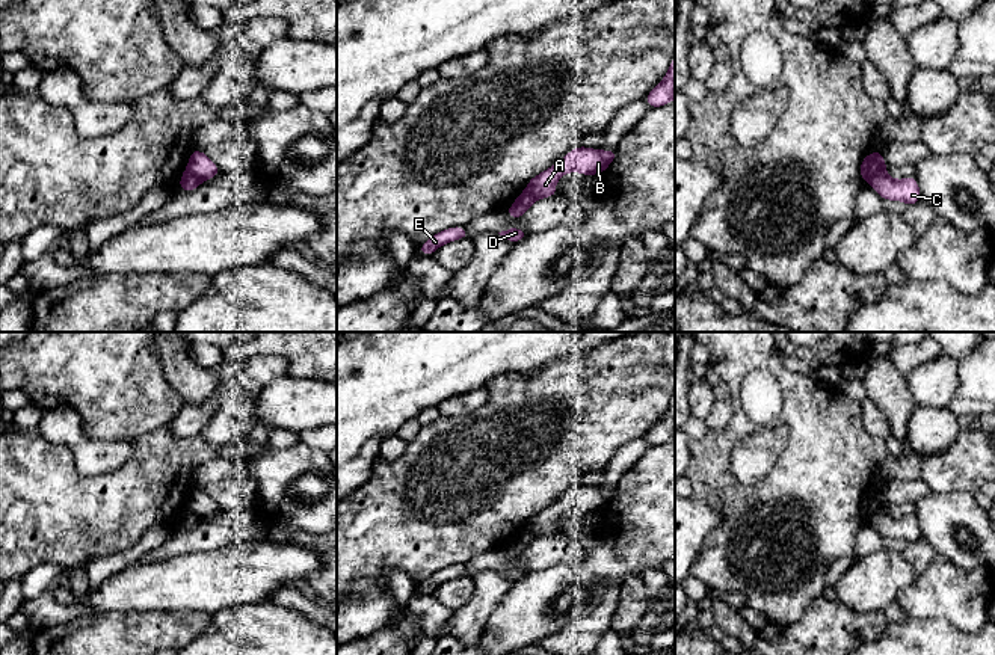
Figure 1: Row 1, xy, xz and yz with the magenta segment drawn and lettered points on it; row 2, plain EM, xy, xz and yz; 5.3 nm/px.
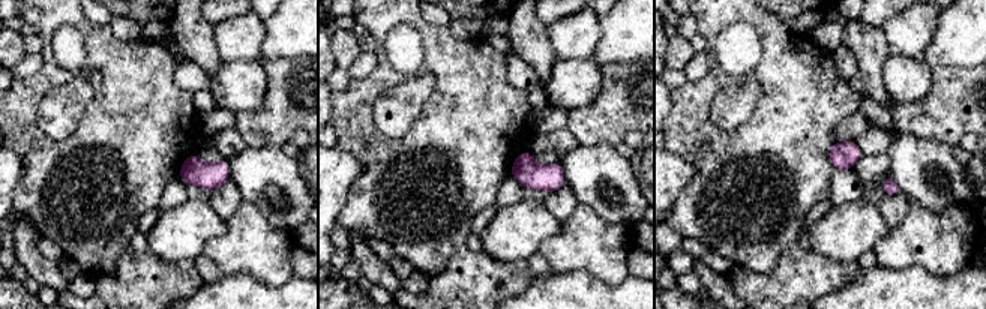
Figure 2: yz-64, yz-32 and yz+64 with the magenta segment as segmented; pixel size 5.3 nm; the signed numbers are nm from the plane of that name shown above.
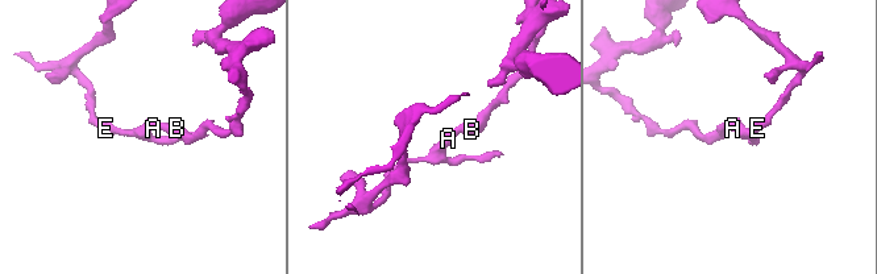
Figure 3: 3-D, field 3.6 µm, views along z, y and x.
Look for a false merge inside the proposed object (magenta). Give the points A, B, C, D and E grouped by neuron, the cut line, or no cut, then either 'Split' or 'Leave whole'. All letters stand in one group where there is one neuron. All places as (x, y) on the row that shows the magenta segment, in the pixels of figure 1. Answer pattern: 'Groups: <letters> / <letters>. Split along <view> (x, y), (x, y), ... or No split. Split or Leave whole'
Groups: A B / C D E. Split along yz (885, 166), (867, 180). Split

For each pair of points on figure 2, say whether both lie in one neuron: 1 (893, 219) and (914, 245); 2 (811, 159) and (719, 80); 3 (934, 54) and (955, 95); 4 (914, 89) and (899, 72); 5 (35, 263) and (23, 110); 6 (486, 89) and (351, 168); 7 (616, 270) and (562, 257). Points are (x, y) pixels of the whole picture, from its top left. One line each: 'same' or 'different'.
1: different
2: same
3: different
4: same
5: different
6: different
7: same

